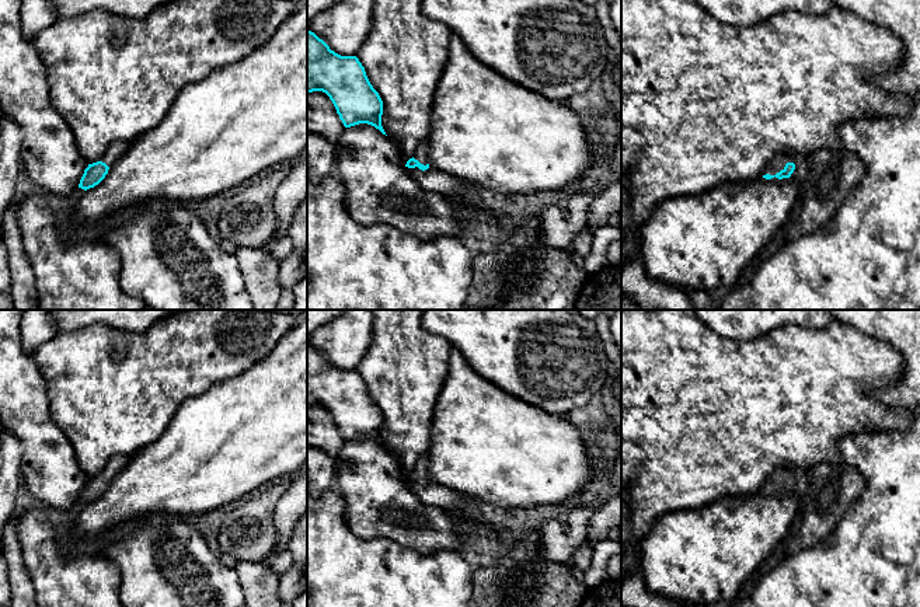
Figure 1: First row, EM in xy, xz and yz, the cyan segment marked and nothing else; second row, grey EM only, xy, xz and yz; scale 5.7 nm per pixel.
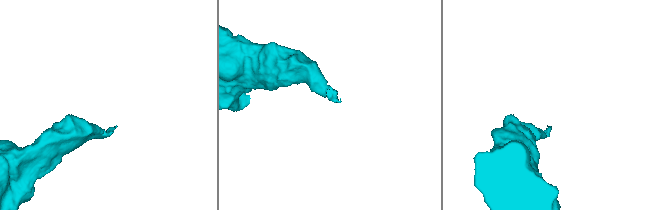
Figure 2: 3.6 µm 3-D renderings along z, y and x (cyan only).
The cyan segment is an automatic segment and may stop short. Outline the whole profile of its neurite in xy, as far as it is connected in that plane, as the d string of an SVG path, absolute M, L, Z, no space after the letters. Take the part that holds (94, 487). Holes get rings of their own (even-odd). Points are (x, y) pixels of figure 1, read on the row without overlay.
M128 456L112 457L97 477L88 478L80 493L79 502L87 505L98 499L105 492L114 477L125 468L129 458L130 457Z

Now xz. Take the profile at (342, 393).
M307 345L307 407L313 405L323 405L330 411L345 442L367 437L386 449L381 440L383 415L359 373L335 367L314 346Z

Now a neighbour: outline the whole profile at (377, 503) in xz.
M367 437L345 442L334 460L335 488L345 500L345 523L355 536L390 538L421 554L463 550L470 531L459 514L426 505L414 495L402 479L397 458L379 443Z

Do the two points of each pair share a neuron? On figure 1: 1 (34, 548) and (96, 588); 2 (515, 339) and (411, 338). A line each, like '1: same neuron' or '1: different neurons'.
1: same neuron
2: different neurons

